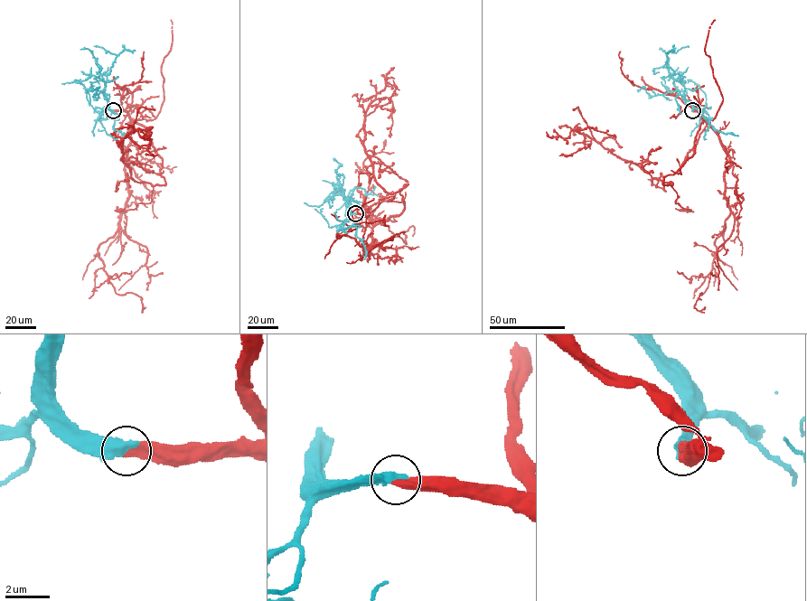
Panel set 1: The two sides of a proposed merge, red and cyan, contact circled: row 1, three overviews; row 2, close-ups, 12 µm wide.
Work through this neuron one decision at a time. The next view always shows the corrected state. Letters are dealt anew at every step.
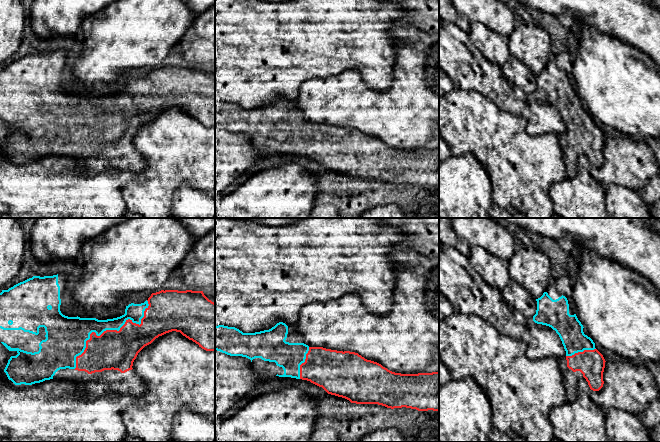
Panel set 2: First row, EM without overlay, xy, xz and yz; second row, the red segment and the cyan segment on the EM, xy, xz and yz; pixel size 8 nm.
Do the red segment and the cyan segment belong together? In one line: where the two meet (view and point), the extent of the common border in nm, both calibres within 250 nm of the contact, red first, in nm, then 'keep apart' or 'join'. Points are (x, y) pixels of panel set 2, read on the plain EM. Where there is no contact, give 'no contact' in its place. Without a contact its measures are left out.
xy (109, 106) | 800 nm | 320/200 nm | join

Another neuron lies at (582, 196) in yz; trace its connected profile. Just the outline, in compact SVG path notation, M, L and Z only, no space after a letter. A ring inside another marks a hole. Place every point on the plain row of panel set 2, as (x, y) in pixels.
M577 155L574 178L552 184L549 197L554 214L562 218L612 218L605 208L606 188L590 174L586 155Z

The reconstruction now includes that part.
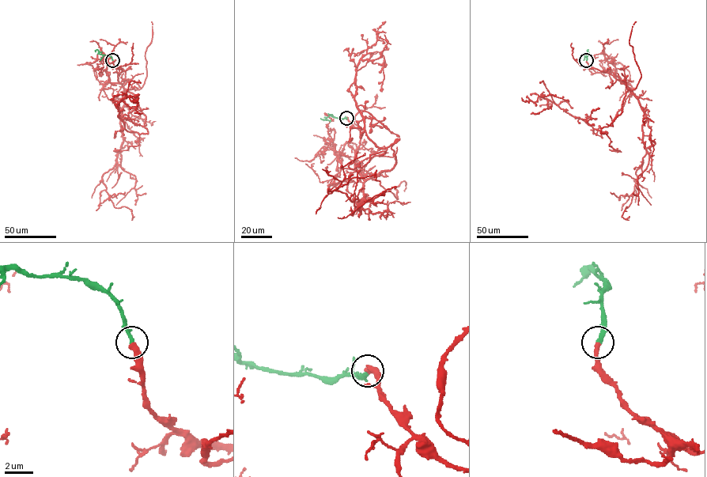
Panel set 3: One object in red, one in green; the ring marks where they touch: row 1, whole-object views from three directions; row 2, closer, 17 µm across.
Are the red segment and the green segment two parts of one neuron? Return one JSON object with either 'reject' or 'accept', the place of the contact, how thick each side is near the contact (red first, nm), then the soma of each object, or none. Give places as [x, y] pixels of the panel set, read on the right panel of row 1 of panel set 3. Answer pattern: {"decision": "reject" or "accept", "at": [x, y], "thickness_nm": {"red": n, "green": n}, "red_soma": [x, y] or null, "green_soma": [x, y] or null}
{"decision": "accept", "at": [586, 60], "thickness_nm": {"red": 360, "green": 280}, "red_soma": null, "green_soma": null}

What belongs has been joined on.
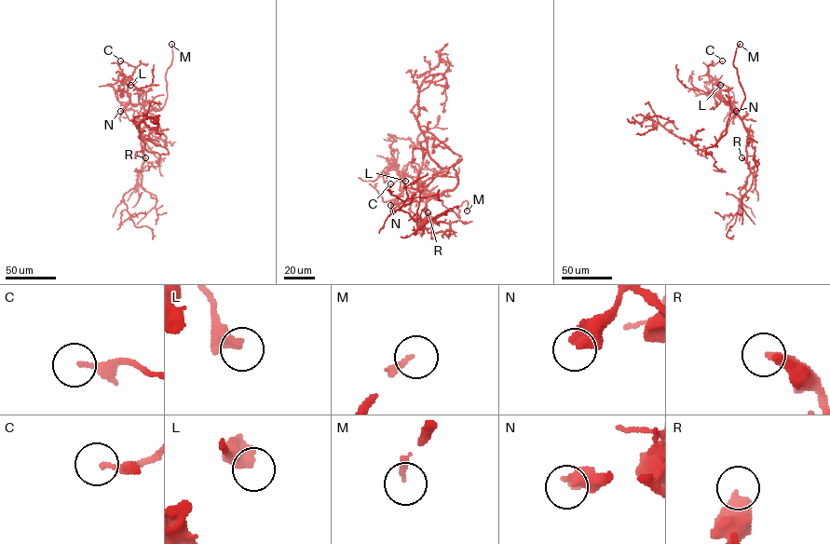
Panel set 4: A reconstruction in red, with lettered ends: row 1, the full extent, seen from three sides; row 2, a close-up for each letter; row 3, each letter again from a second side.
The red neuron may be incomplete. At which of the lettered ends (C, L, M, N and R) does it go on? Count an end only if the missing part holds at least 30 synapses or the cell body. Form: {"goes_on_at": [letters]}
{"goes_on_at": ["M", "R"]}

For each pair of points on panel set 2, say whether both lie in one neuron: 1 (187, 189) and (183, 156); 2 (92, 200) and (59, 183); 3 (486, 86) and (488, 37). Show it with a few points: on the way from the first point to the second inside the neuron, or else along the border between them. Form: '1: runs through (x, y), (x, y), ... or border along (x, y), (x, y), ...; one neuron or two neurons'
1: border along (204, 192), (183, 181), (171, 199); two neurons
2: runs through (84, 200), (77, 200), (67, 190); one neuron
3: border along (472, 41), (488, 60), (500, 67); two neurons

